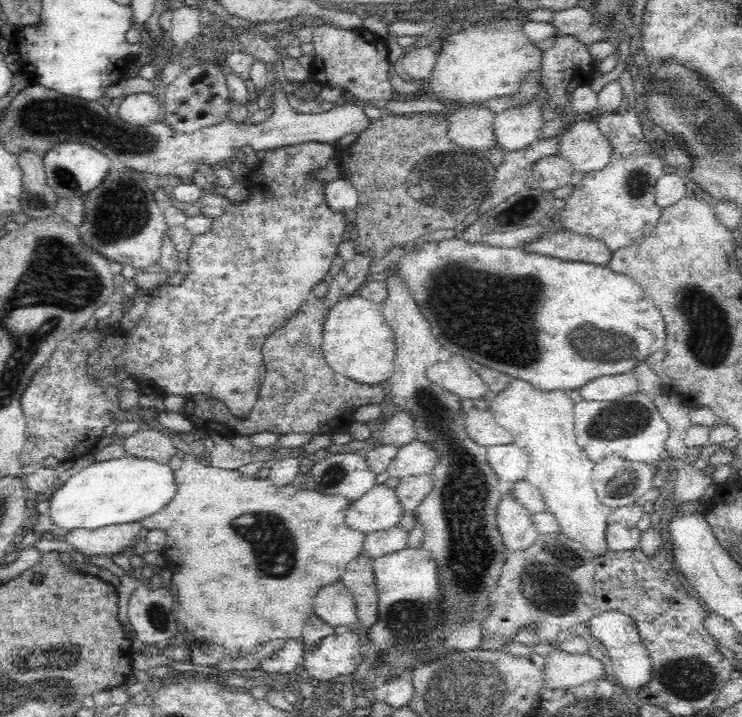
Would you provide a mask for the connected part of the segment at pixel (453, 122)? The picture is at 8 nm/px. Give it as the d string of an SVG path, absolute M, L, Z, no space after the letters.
M485 106L455 107L447 118L448 137L462 149L487 153L497 144L492 120L496 113Z

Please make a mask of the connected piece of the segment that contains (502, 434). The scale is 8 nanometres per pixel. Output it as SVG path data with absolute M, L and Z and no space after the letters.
M472 408L466 412L464 428L466 434L484 448L513 442L513 436L496 422L488 409Z

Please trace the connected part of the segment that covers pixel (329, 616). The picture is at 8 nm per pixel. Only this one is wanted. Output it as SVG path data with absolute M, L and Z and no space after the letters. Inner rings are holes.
M340 581L318 590L314 596L313 611L332 629L359 622L352 593Z

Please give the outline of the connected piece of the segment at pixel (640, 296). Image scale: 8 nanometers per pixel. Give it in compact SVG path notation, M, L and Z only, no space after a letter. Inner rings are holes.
M456 237L442 241L431 241L421 246L405 245L405 249L406 254L401 256L396 264L396 275L402 278L408 291L414 297L414 301L418 303L420 311L432 329L432 335L436 337L436 341L442 345L442 348L446 348L456 355L462 354L461 357L464 359L474 360L478 364L507 374L513 379L522 379L534 388L548 392L574 390L598 377L632 372L640 363L664 346L666 338L664 317L654 301L632 278L625 276L625 274L618 274L607 266L584 261L564 261L559 258L550 258L548 255L538 256L533 252L522 250L521 247L504 248L488 246L483 242L469 243L463 238L458 240Z

